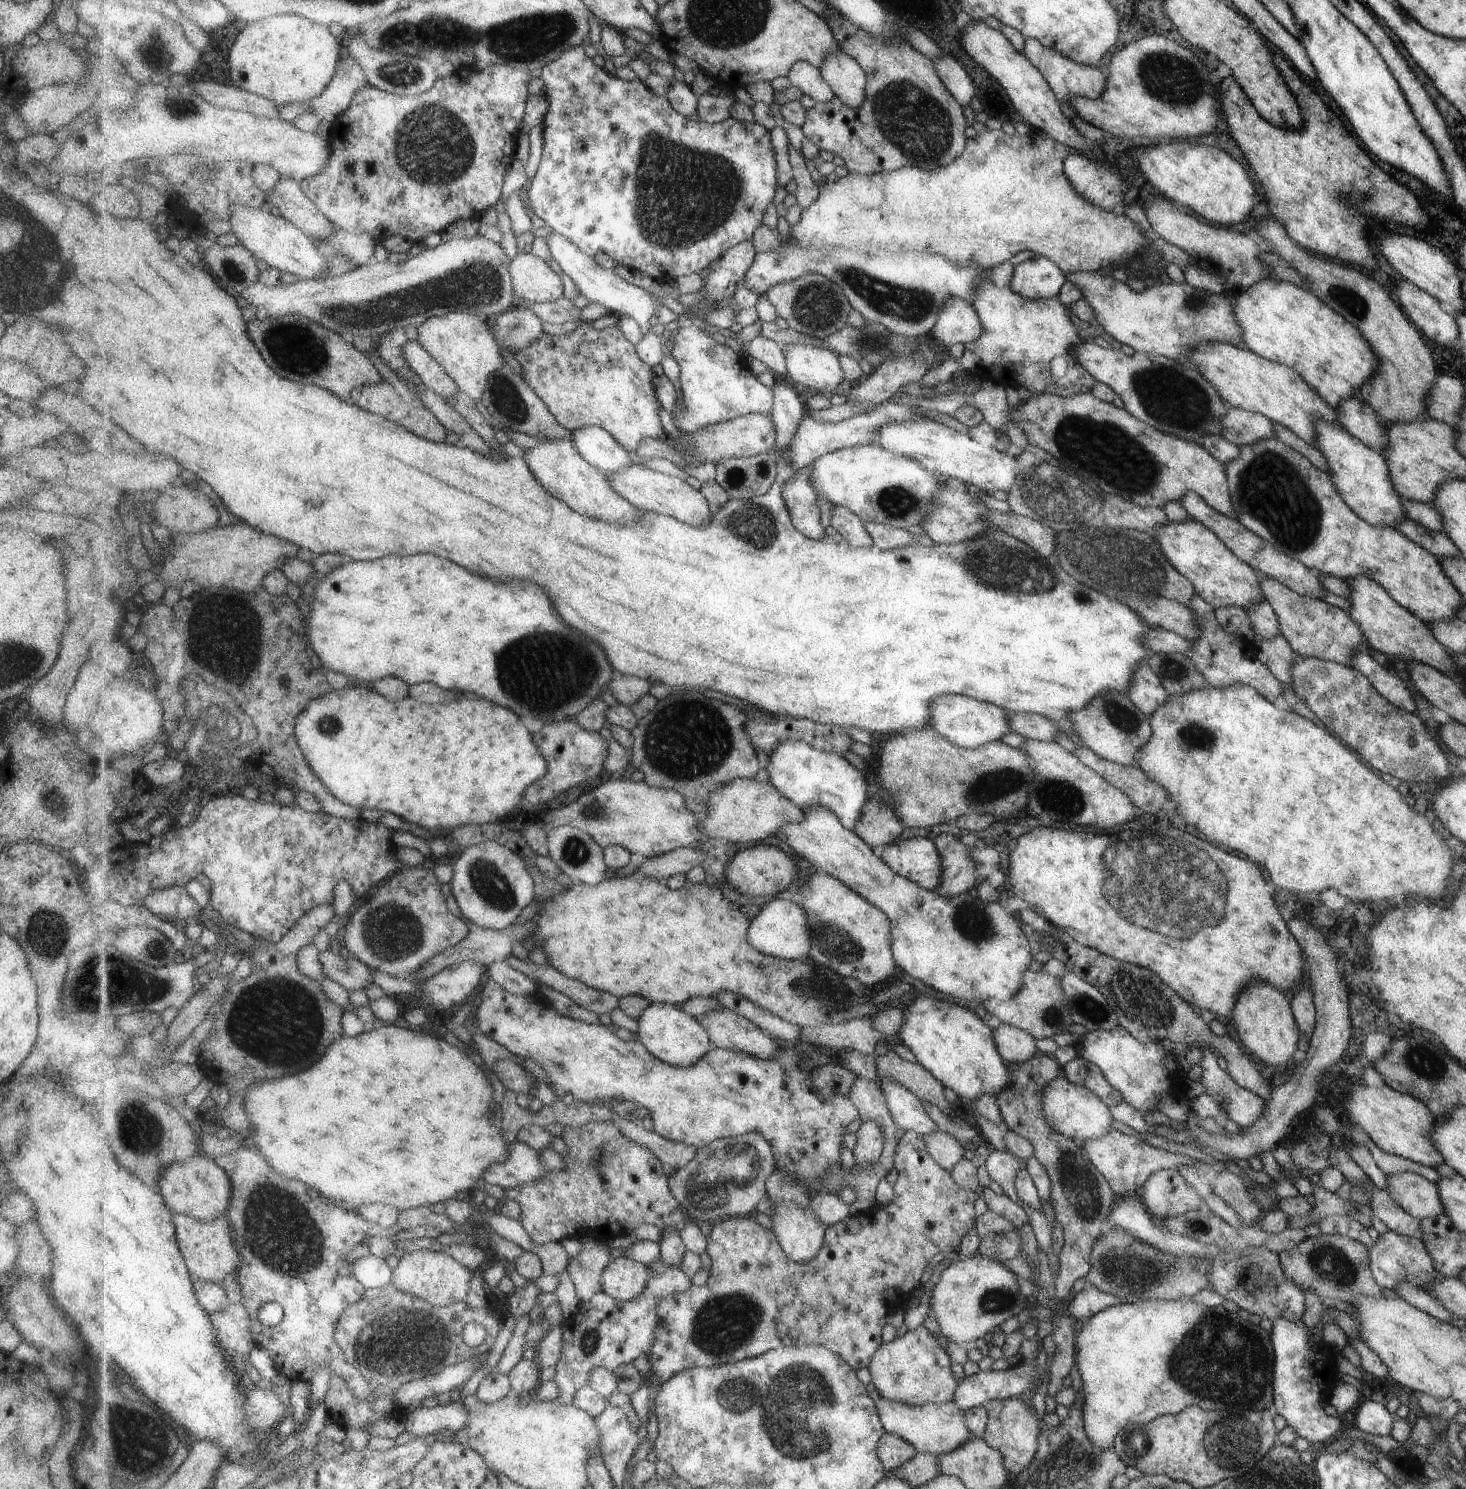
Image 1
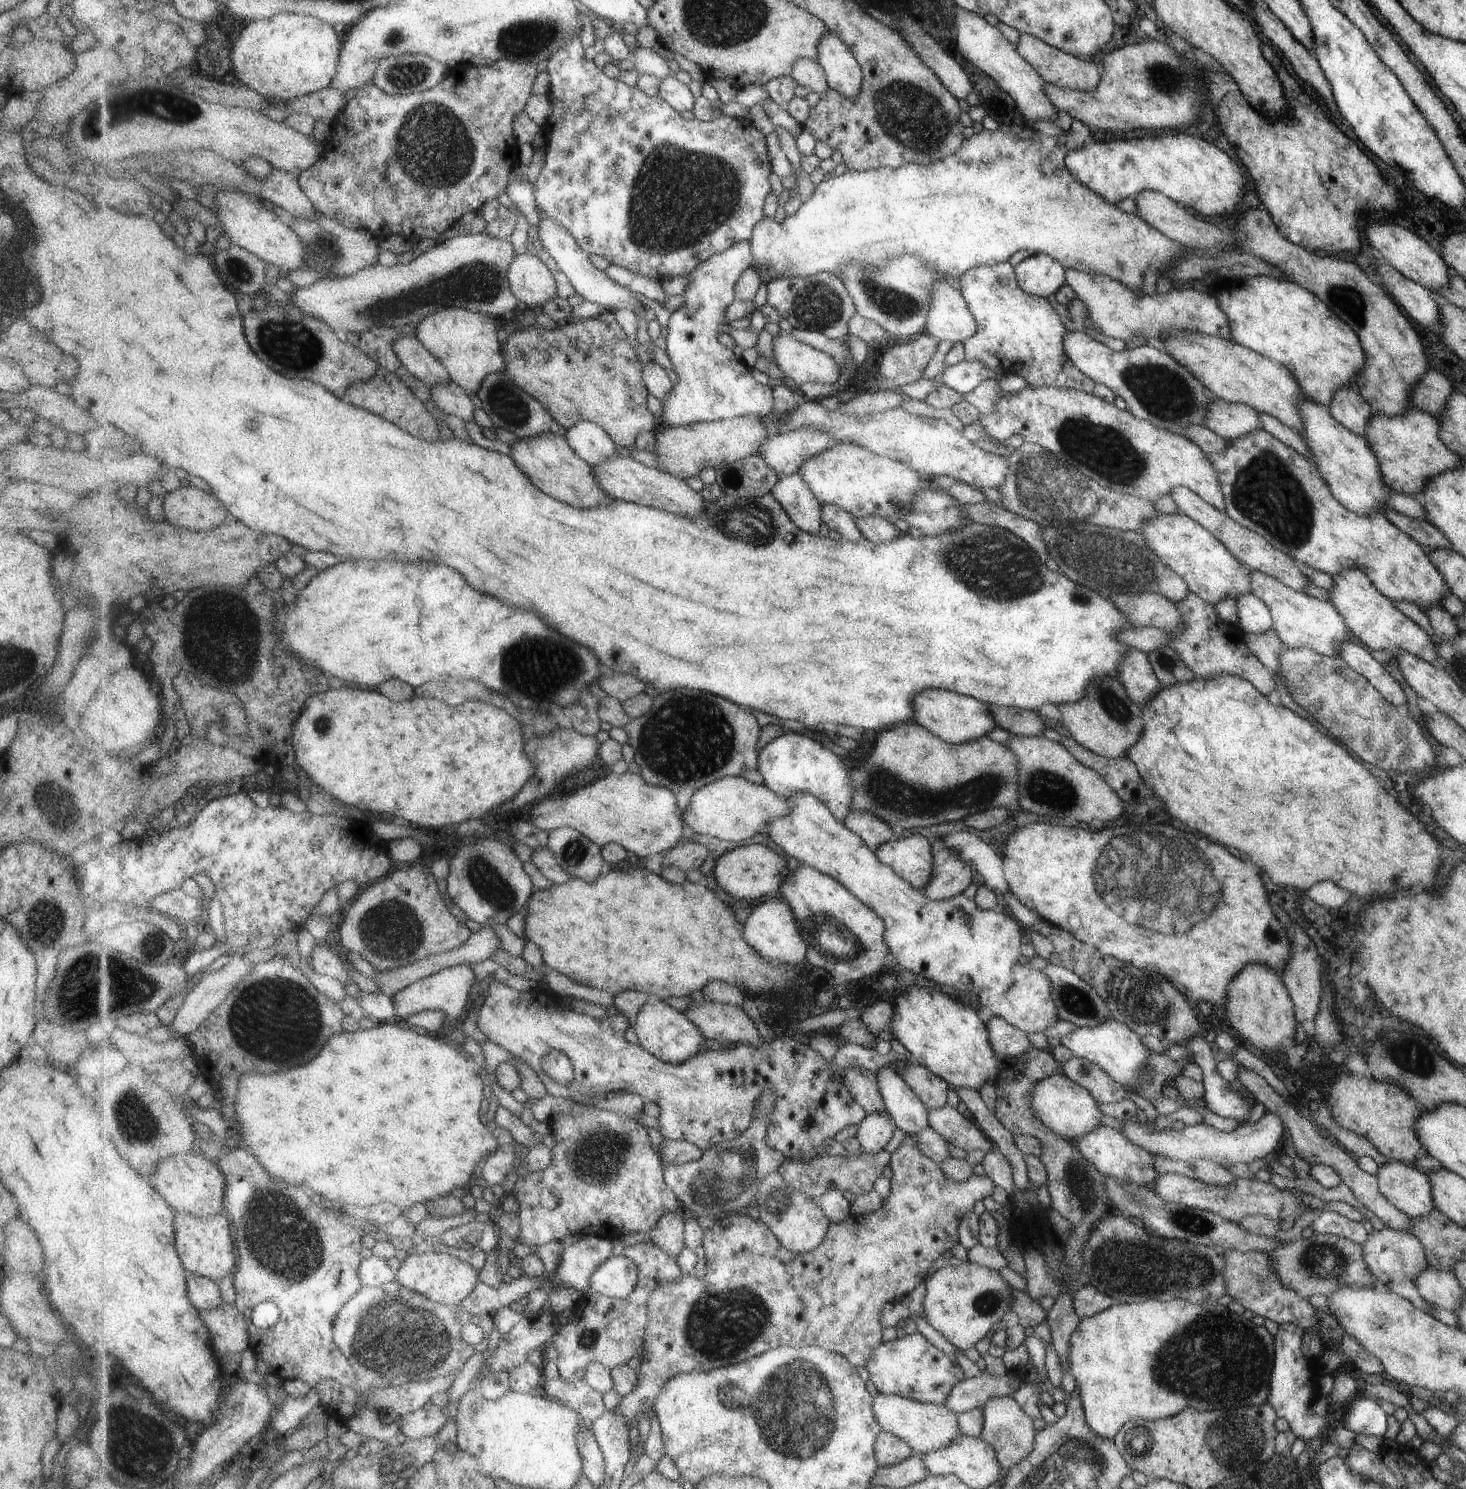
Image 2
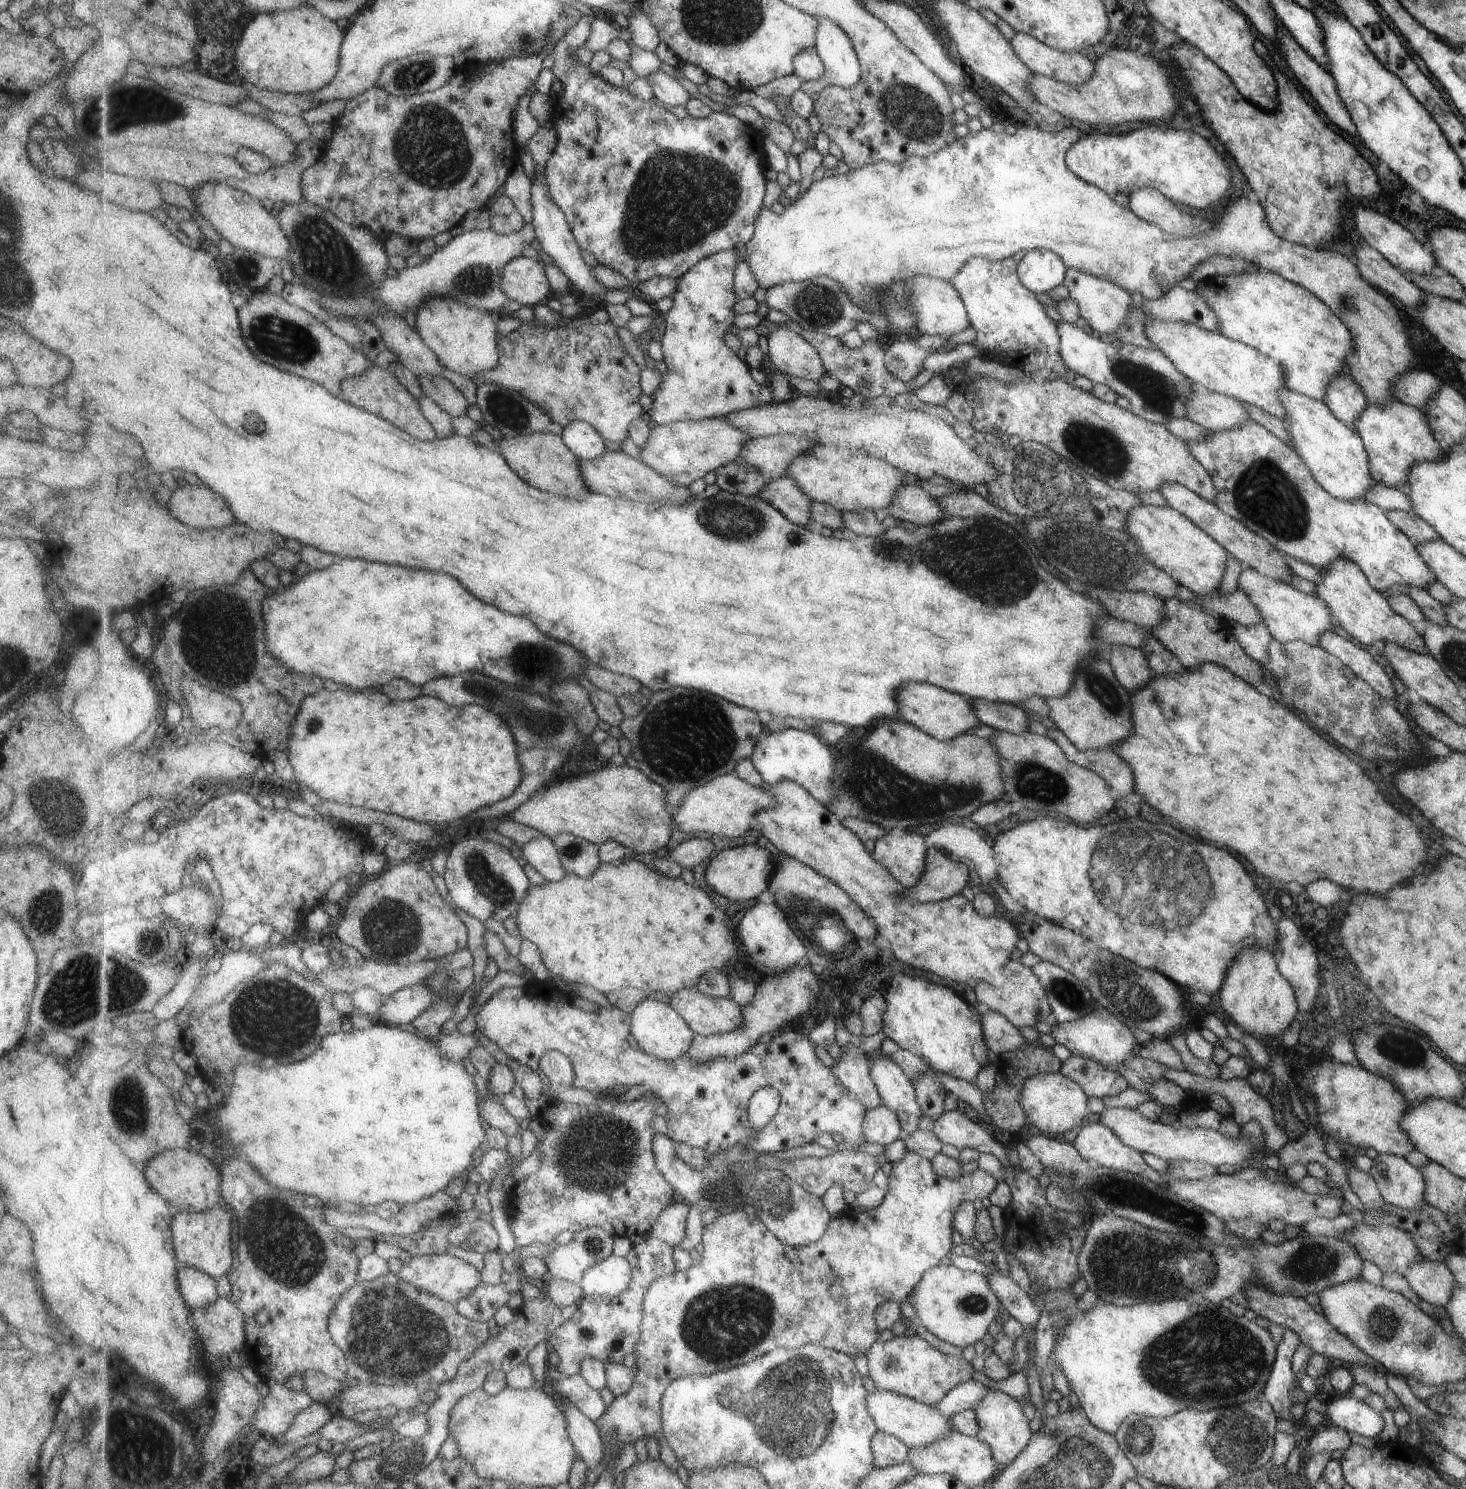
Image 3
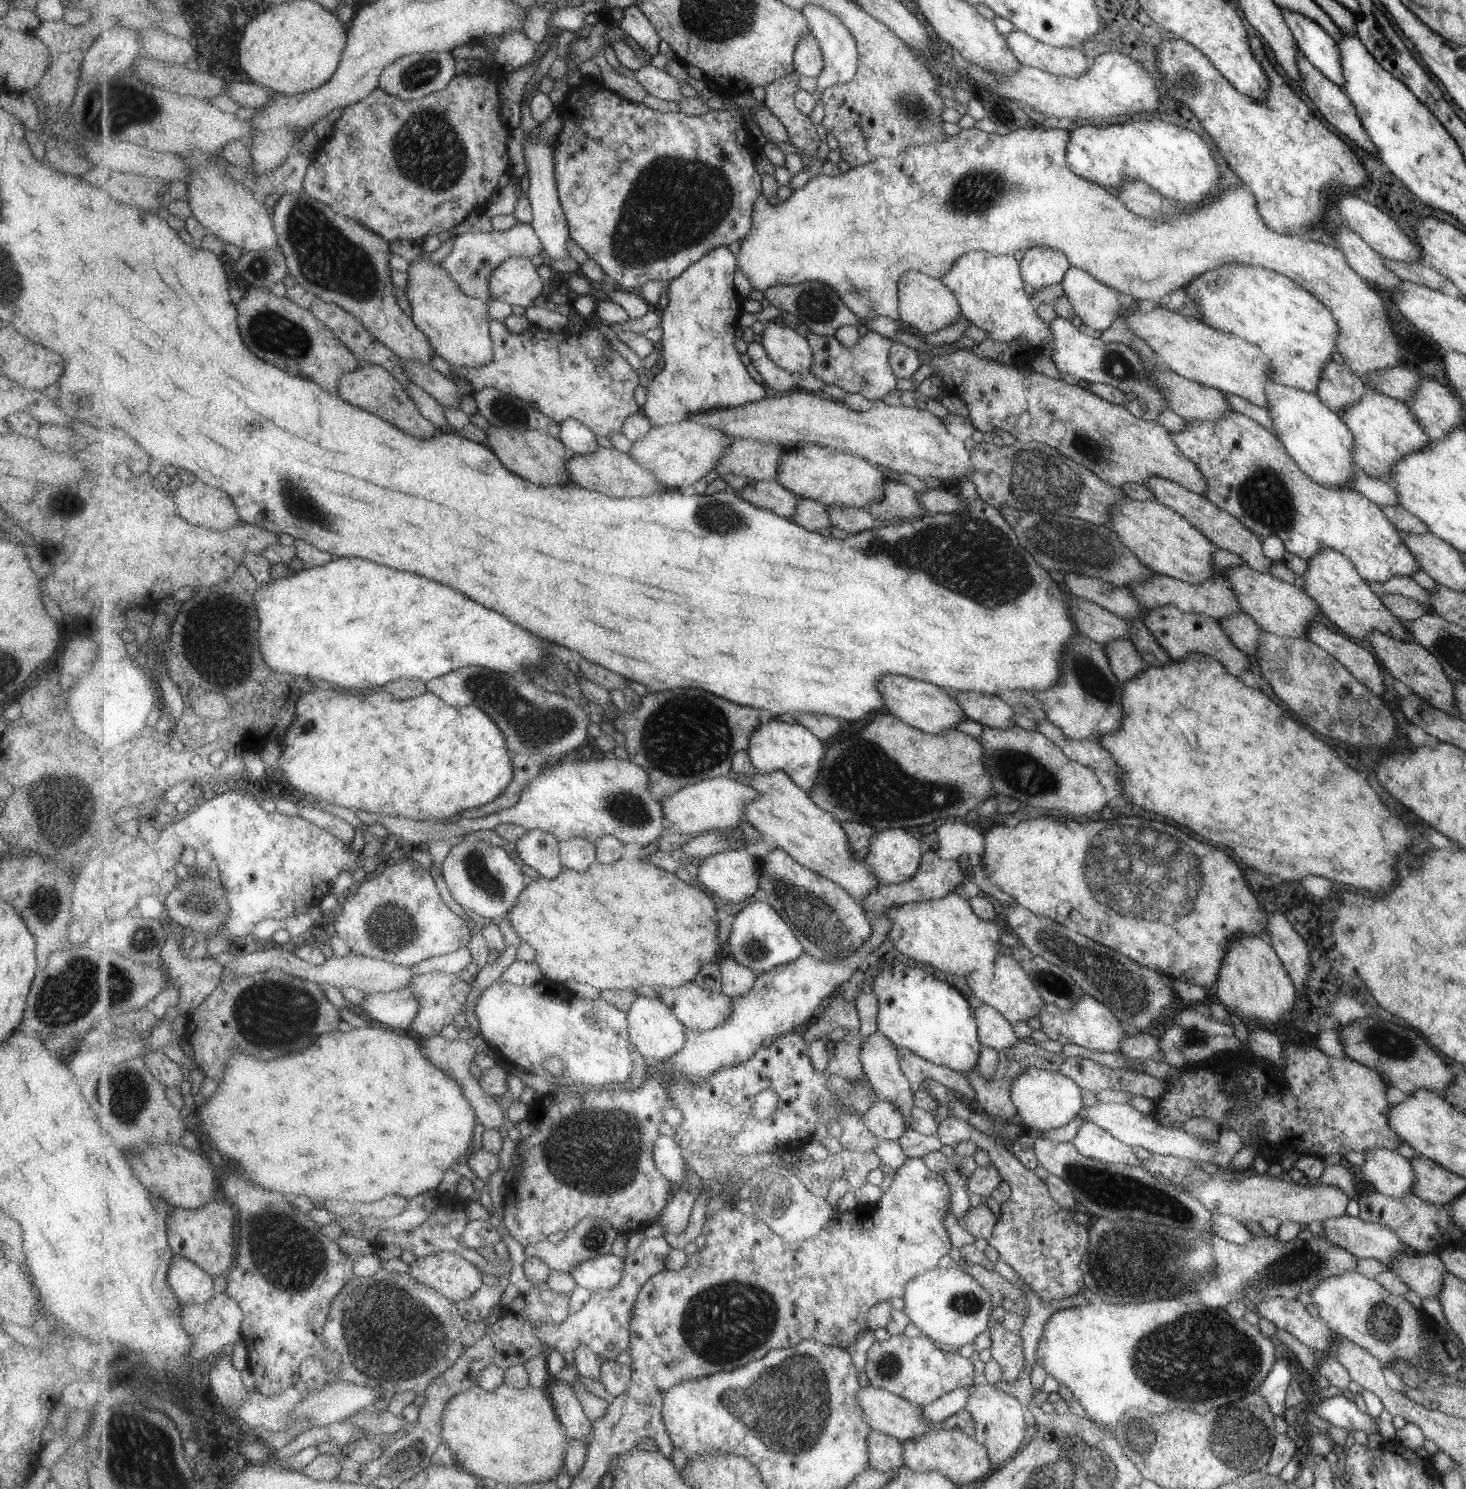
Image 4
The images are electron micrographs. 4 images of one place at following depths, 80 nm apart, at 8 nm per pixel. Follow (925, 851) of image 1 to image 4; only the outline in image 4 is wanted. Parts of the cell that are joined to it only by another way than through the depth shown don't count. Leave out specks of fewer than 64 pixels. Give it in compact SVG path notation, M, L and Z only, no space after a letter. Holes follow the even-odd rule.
M885 829L873 834L869 854L864 861L879 881L885 884L902 883L909 880L918 870L922 858L919 841L910 836L905 829Z

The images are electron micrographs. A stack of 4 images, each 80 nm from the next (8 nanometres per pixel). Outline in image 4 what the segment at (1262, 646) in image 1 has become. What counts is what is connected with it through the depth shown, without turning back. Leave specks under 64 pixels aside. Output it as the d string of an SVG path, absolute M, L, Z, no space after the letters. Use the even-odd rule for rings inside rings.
M1235 611L1218 620L1223 632L1230 637L1231 642L1247 656L1256 653L1256 640L1260 628L1249 615L1243 611Z

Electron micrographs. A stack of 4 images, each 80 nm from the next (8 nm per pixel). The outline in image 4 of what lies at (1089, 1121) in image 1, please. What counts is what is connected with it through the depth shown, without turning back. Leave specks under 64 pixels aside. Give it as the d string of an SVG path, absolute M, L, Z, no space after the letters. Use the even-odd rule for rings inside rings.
M1027 1067L1013 1079L1009 1098L1016 1108L1018 1121L1041 1133L1063 1126L1076 1116L1076 1112L1082 1107L1079 1089L1074 1081L1062 1074Z

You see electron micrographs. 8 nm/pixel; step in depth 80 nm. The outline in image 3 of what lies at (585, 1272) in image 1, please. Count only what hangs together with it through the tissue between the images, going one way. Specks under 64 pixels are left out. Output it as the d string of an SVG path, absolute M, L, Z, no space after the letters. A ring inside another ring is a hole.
M585 1228L583 1232L577 1232L575 1238L567 1245L559 1245L555 1241L549 1244L530 1244L526 1247L517 1247L521 1261L529 1257L539 1257L547 1262L550 1272L555 1279L572 1282L579 1287L583 1284L585 1272L589 1272L599 1262L603 1262L612 1256L614 1235L607 1232L605 1228Z

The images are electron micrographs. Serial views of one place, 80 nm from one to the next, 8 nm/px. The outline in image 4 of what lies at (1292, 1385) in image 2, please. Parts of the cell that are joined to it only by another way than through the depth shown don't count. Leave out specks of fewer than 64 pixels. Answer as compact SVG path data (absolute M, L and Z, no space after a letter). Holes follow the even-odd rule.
M1279 1346L1272 1369L1261 1386L1255 1390L1259 1396L1263 1397L1263 1400L1266 1400L1274 1416L1283 1414L1285 1410L1283 1397L1289 1380L1288 1364L1290 1359L1290 1351L1285 1346Z

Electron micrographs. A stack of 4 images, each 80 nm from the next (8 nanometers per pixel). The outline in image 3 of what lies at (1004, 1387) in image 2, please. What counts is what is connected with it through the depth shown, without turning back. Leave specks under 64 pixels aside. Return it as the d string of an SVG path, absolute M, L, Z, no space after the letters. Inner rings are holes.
M965 1380L963 1384L956 1384L950 1391L947 1391L946 1395L932 1407L937 1408L943 1416L949 1418L958 1412L971 1409L989 1392L989 1389L979 1381Z

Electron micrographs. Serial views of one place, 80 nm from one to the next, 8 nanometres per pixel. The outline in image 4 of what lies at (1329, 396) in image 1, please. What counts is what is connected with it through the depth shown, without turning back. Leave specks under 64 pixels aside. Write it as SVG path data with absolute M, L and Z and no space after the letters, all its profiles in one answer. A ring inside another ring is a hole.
M1227 263L1197 275L1182 289L1196 305L1200 320L1213 328L1231 333L1259 349L1256 359L1268 361L1265 376L1273 383L1303 389L1313 393L1326 362L1331 361L1331 350L1338 335L1338 324L1331 313L1306 289L1281 273L1260 266Z

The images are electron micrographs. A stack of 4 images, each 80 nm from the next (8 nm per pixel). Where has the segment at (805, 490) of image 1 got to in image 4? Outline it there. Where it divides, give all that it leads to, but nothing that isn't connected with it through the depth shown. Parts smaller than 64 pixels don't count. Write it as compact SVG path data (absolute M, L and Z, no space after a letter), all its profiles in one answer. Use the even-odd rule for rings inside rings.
M777 480L751 481L747 486L733 493L759 508L791 520L796 513L797 505L802 500Z

